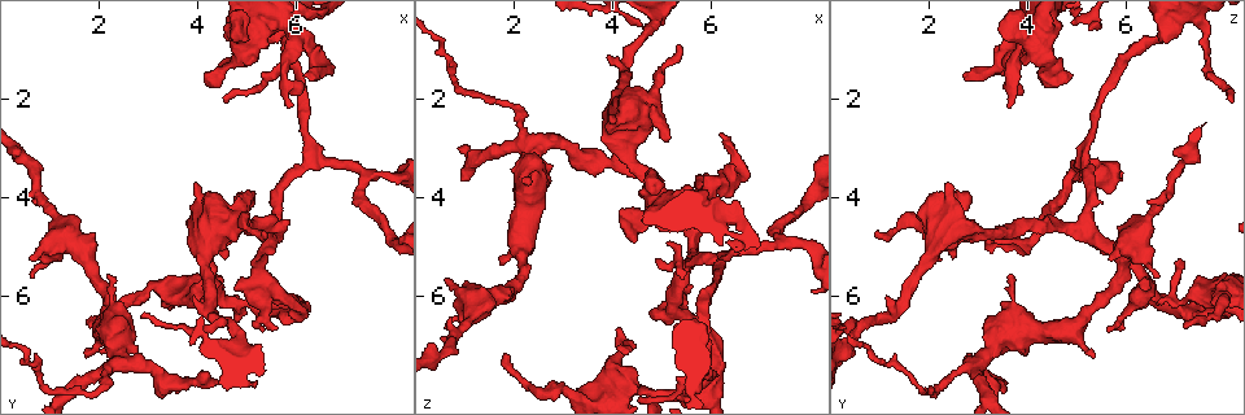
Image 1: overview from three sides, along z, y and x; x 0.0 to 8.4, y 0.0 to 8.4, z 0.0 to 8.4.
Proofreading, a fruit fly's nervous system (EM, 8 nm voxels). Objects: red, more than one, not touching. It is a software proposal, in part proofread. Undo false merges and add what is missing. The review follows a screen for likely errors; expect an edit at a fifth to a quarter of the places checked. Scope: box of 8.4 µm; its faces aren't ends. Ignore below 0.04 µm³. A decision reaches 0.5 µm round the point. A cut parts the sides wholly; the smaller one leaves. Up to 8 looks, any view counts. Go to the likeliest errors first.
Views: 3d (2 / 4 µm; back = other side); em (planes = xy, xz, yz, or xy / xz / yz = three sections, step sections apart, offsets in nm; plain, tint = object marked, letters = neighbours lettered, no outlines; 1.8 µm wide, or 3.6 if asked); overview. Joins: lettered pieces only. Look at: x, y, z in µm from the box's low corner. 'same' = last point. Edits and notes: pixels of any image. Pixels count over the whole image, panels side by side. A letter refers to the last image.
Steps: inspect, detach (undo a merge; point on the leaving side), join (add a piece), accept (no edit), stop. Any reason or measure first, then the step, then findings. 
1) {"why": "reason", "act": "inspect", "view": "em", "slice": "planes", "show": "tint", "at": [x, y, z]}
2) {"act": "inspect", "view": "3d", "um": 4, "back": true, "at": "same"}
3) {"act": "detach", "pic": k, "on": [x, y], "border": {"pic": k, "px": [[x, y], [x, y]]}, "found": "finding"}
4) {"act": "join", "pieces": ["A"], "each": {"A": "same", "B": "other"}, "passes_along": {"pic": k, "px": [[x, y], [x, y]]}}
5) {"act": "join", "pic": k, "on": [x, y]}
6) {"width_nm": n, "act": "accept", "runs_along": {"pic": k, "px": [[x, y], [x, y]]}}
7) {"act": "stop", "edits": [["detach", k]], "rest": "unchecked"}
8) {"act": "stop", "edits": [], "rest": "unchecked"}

{"why": "an open end", "act": "inspect", "view": "3d", "um": 2, "at": [5.90, 2.20, 3.65]}

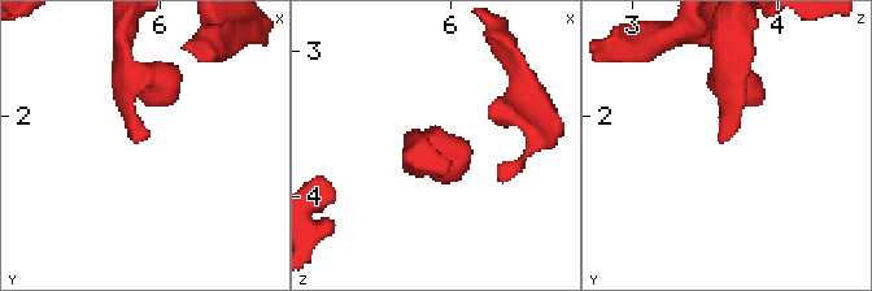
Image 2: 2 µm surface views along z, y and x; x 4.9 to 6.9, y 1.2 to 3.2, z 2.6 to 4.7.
{"why": "need the tissue", "act": "inspect", "view": "em", "slice": "planes", "show": "tint", "at": [5.90, 2.18, 3.62]}

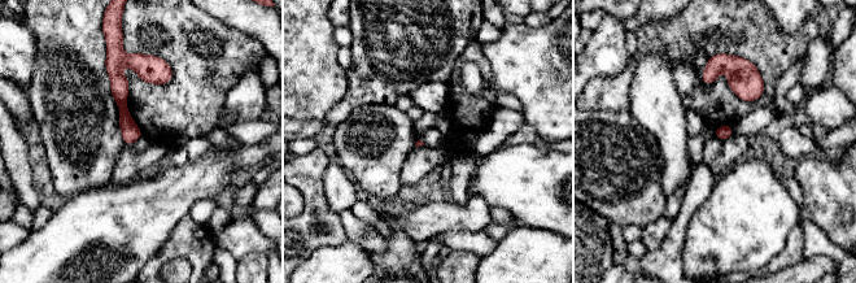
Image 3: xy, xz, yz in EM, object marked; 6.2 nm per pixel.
{"act": "inspect", "view": "em", "slice": "planes", "show": "letters", "at": "same"}

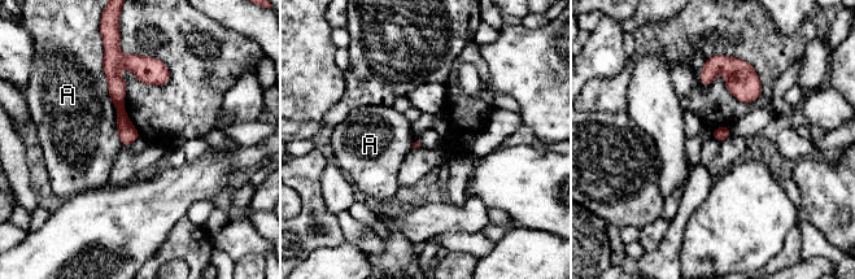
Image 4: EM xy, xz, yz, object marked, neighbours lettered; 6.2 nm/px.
{"act": "accept", "each": {"A": "other"}, "runs_along": {"pic": 4, "px": [[162, 72], [131, 66], [116, 70], [126, 142]]}, "found": "no lettered piece goes on from it"}

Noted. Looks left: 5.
{"why": "free end", "act": "inspect", "view": "3d", "um": 4, "at": [4.55, 5.20, 2.60]}

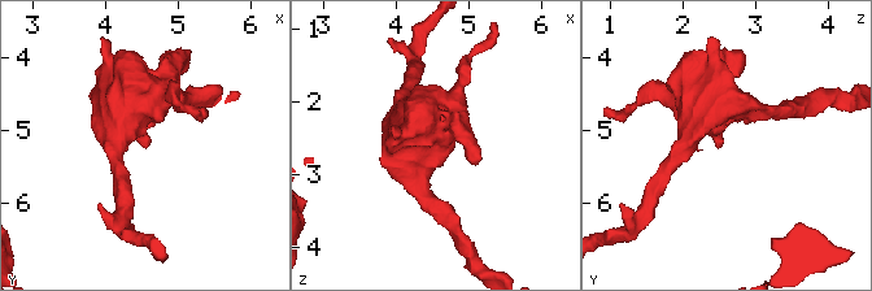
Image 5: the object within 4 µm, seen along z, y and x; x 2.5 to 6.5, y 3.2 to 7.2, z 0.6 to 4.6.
{"act": "inspect", "view": "em", "slice": "xz", "step": 8, "show": "tint", "at": [4.60, 5.15, 2.60]}

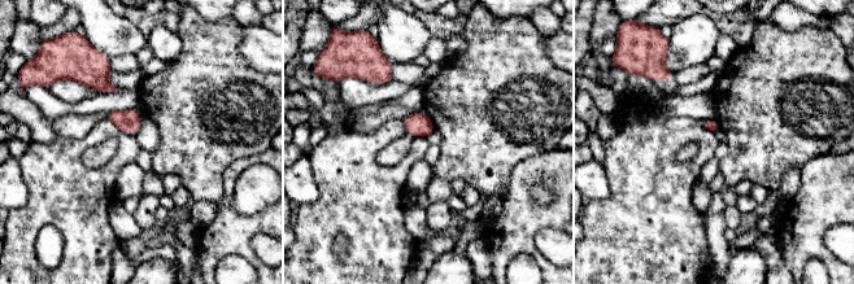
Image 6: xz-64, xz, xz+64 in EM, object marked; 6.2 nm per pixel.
{"why": "see the neighbours", "act": "inspect", "view": "em", "slice": "xz", "step": 8, "show": "letters", "at": "same"}

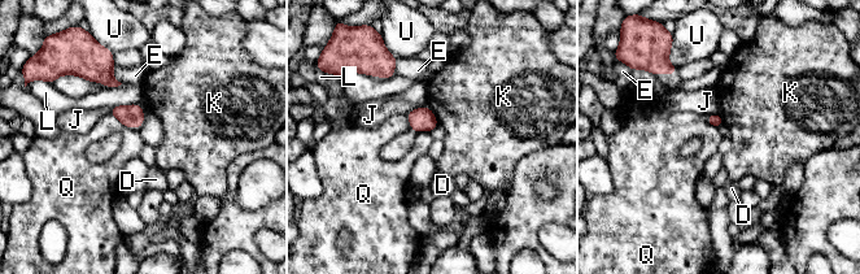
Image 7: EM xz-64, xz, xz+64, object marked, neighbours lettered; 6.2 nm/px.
{"act": "accept", "each": {"D": "other", "E": "other", "J": "other", "K": "other", "L": "other", "Q": "other", "U": "other"}, "border": {"pic": 7, "px": [[110, 113], [123, 125], [136, 129]]}, "found": "no lettered piece goes on from it"}

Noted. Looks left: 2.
{"why": "calibre changes", "act": "inspect", "view": "em", "slice": "xz", "step": 4, "show": "letters", "at": [1.00, 4.25, 6.65]}

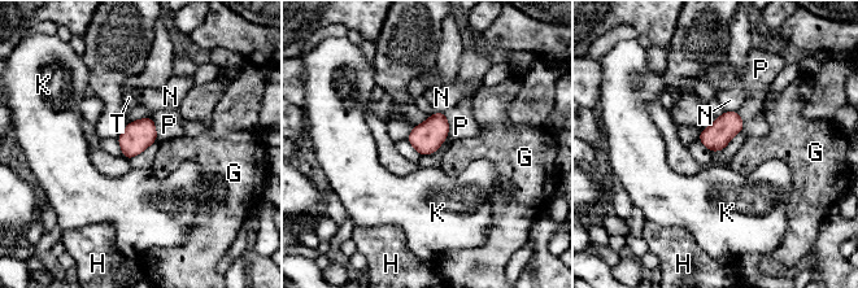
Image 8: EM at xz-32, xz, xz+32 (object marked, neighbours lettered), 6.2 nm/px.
{"act": "accept", "each": {"G": "other", "H": "other", "K": "other", "N": "other", "P": "other", "T": "other"}, "border": {"pic": 8, "px": [[152, 118], [156, 126], [157, 140]]}, "found": "one neuron here"}

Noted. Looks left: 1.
{"act": "stop", "edits": [], "rest": "unchecked"}

